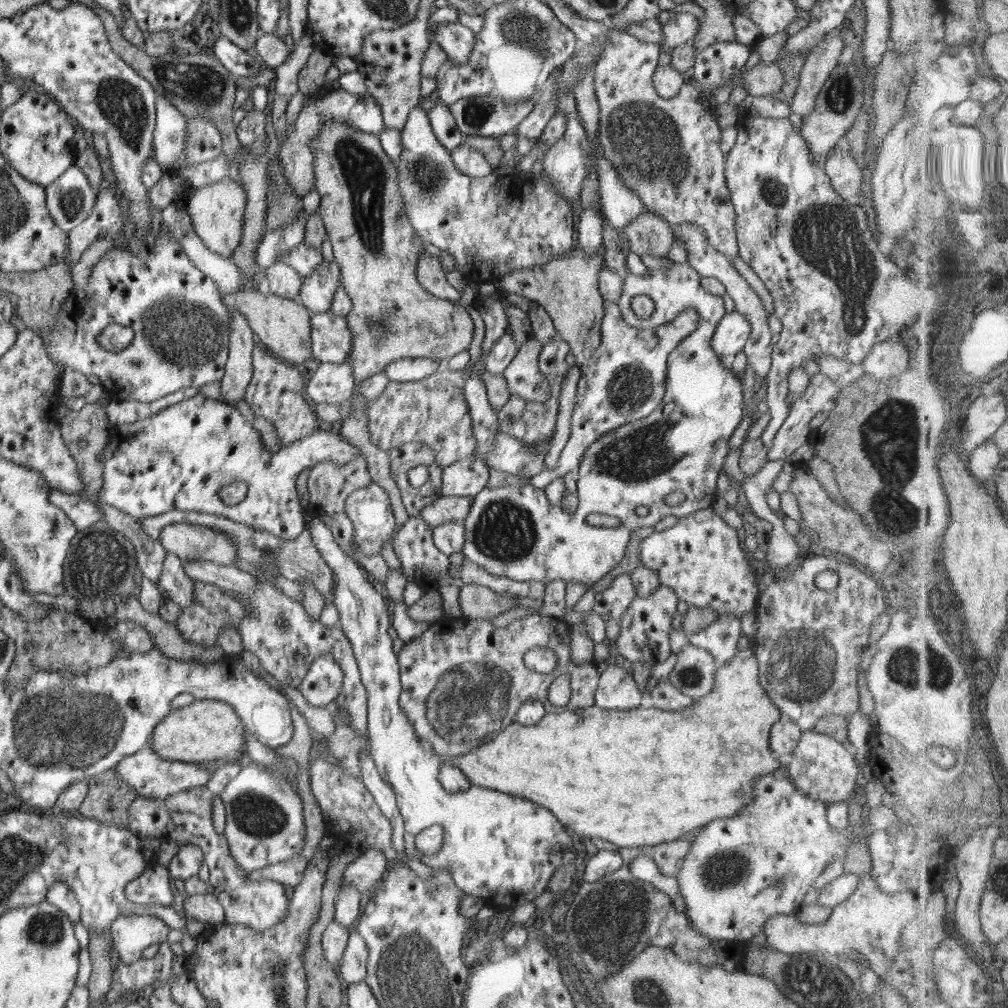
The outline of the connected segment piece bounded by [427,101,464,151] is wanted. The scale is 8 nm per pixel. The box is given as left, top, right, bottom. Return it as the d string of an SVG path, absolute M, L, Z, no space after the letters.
M430 101L427 108L428 119L438 142L449 151L464 144L464 135L459 131L454 116L445 105Z

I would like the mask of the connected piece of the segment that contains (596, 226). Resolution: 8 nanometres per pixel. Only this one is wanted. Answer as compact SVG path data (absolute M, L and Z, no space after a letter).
M594 206L584 207L578 220L578 242L587 255L594 254L603 242L603 214Z

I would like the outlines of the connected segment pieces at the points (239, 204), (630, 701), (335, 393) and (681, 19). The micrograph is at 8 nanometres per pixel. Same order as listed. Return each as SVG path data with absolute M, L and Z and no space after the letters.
M235 176L214 181L194 191L187 191L185 202L182 202L182 208L186 208L191 216L195 233L210 250L216 251L224 258L232 256L241 243L246 205L247 190Z
M613 658L599 676L595 704L603 709L630 710L640 707L642 692L625 662Z
M320 362L306 384L306 394L313 405L322 402L342 404L353 398L355 387L353 368L350 364Z
M675 12L675 15L670 16L670 20L663 24L664 41L662 41L661 50L674 49L685 43L692 43L700 27L701 22L694 14Z

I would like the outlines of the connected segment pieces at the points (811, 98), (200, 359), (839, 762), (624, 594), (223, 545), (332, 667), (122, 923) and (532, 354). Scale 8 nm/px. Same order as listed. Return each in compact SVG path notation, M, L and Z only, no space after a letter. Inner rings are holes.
M840 35L832 38L827 36L824 42L807 54L799 74L797 90L792 96L791 111L803 118L814 111L816 97L838 64L843 49Z
M157 224L158 231L160 234L155 238L154 250L150 254L146 254L144 258L140 256L133 256L130 252L124 252L124 250L110 250L105 252L99 262L93 266L91 274L88 276L88 283L83 289L70 291L60 304L58 314L56 314L56 325L55 329L46 329L39 335L43 339L43 344L47 349L47 354L50 359L56 364L63 364L65 370L71 368L76 372L82 372L85 375L94 374L98 376L101 382L101 386L104 388L107 394L112 395L112 400L123 401L123 400L136 400L136 402L154 402L159 398L164 398L168 394L174 394L178 390L185 388L199 388L206 386L210 382L216 382L216 380L222 380L225 373L225 364L229 355L229 334L231 330L230 325L230 312L228 306L222 302L222 293L219 286L210 278L207 274L204 274L189 258L188 255L183 251L182 245L176 240L175 236L168 233L168 230L163 225ZM118 324L120 326L128 326L134 331L133 339L130 344L118 353L107 351L103 347L100 347L96 343L96 338L102 334L108 325Z
M812 728L804 730L801 739L791 752L792 761L788 765L790 780L795 786L811 798L827 805L848 801L854 795L858 764L852 750L837 742L832 736L816 733Z
M622 574L612 581L607 590L595 596L594 613L600 615L602 620L621 622L636 596L631 576Z
M188 522L164 526L158 538L162 547L179 561L212 561L220 565L234 565L238 553L238 548L226 534Z
M317 654L298 689L312 705L329 707L342 690L344 671L330 654Z
M154 915L119 916L112 921L110 933L122 962L135 963L142 950L151 944L161 945L171 928Z
M536 337L520 345L516 356L503 372L510 394L536 402L548 400L550 383L538 369L538 356L542 347Z

